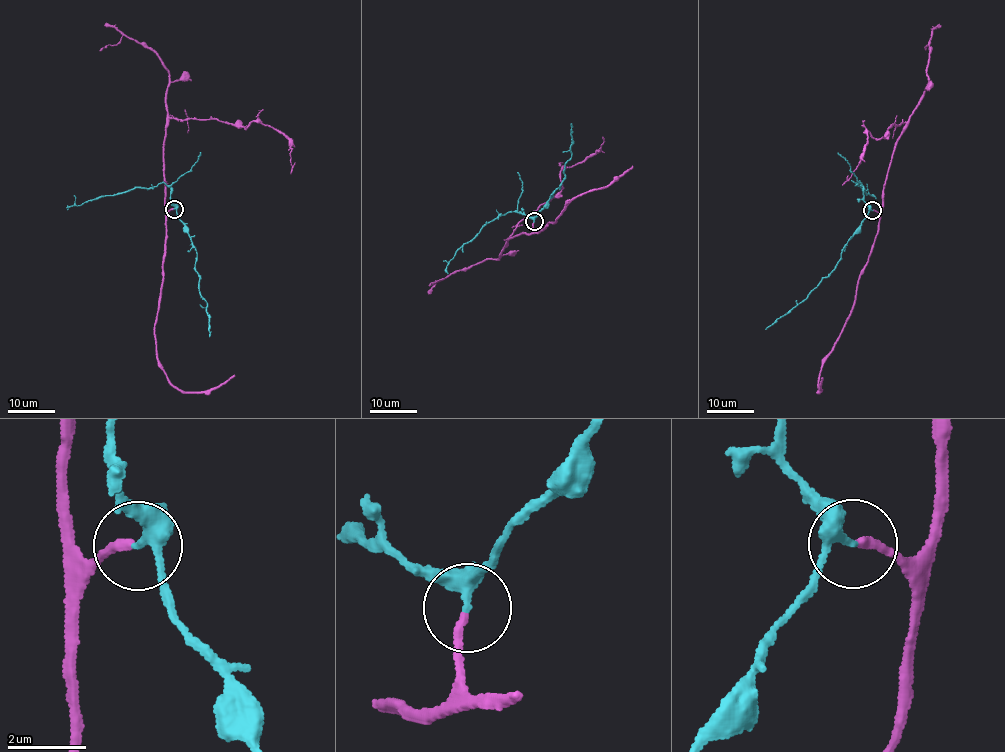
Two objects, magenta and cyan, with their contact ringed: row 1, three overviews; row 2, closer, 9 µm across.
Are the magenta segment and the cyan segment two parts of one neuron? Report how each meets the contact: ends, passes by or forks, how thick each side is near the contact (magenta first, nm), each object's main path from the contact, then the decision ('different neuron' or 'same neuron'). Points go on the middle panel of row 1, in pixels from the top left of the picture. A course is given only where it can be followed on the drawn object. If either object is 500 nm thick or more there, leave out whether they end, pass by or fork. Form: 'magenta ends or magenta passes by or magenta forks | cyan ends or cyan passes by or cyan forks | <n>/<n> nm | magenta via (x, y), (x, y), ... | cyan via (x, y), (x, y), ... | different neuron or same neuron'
magenta ends | cyan forks | 200/220 nm | magenta via (534, 221), (531, 233), (521, 232), (505, 243), (521, 221), (561, 189), (562, 170), (601, 149), (602, 137) | cyan via (534, 221), (556, 189), (560, 189), (565, 177), (564, 168), (572, 153), (570, 124) | same neuron

